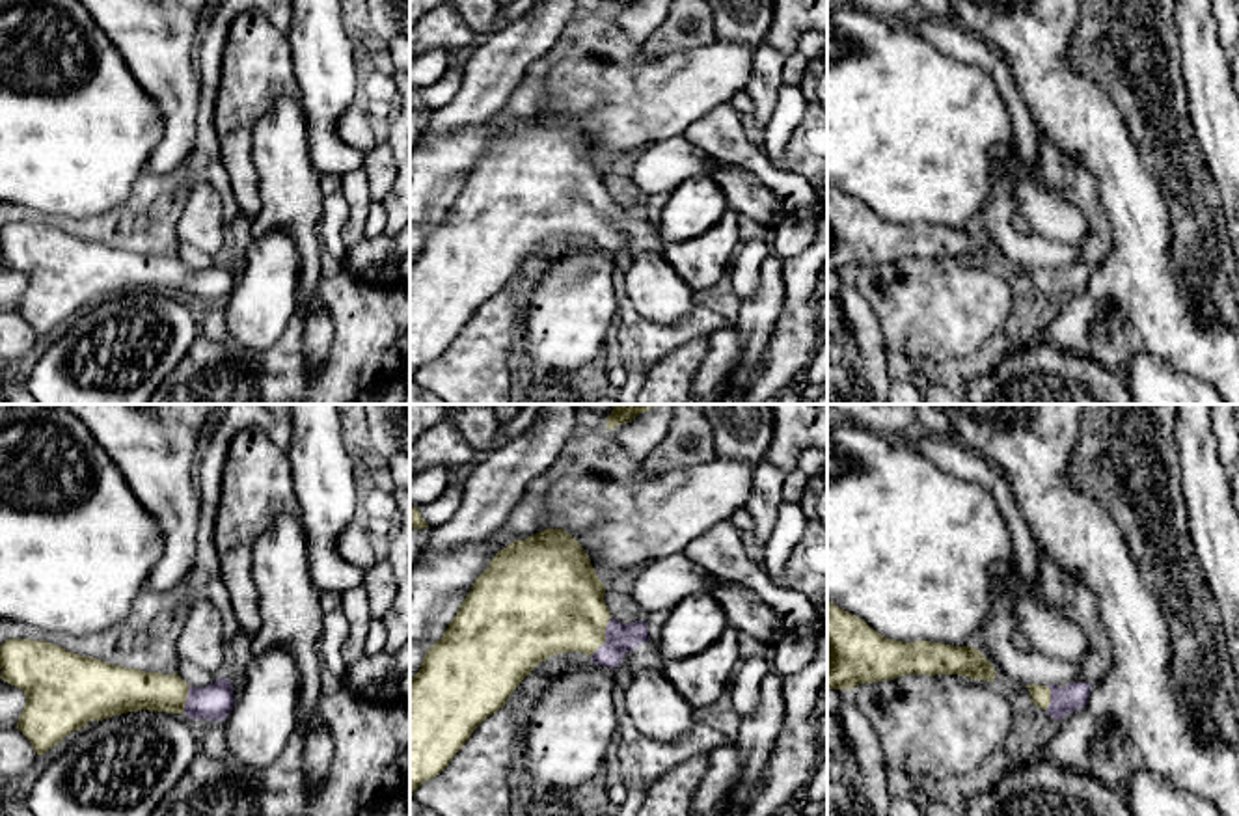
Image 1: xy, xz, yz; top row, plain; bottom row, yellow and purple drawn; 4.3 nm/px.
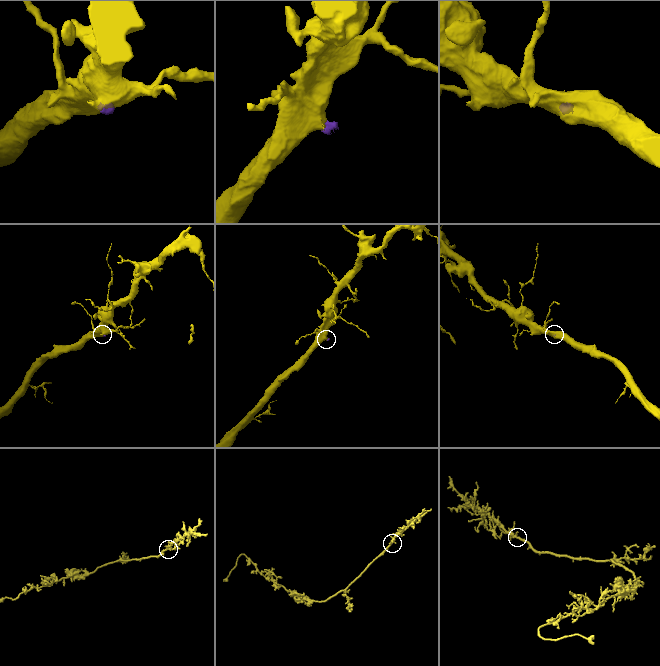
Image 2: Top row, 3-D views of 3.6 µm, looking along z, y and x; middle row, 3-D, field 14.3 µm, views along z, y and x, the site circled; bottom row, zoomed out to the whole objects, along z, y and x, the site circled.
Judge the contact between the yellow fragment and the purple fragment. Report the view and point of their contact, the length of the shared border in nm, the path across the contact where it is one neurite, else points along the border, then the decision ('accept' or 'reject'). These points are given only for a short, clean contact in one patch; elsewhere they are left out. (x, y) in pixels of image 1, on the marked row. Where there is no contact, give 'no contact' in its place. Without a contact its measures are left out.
xz (604, 638) | 200 nm | across xz (556, 606), (604, 638), (621, 638) | accept

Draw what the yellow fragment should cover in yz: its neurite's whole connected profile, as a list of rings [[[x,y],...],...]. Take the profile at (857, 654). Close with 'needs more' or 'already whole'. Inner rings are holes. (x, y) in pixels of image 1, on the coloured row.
[[[827,600],[827,689],[894,680],[904,674],[958,674],[993,682],[997,671],[973,646],[892,641]]]; already whole

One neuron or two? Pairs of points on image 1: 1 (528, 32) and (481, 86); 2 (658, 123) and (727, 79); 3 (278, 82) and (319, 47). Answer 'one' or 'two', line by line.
1: one
2: one
3: two

